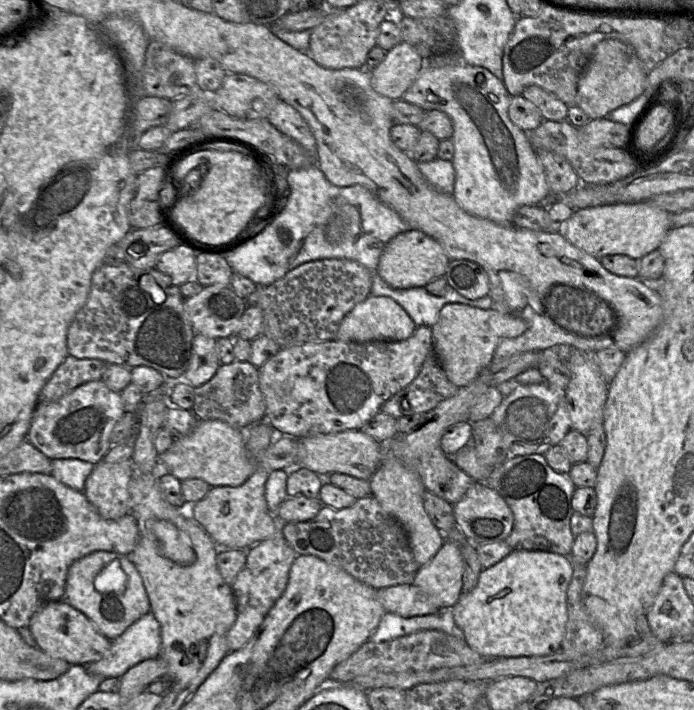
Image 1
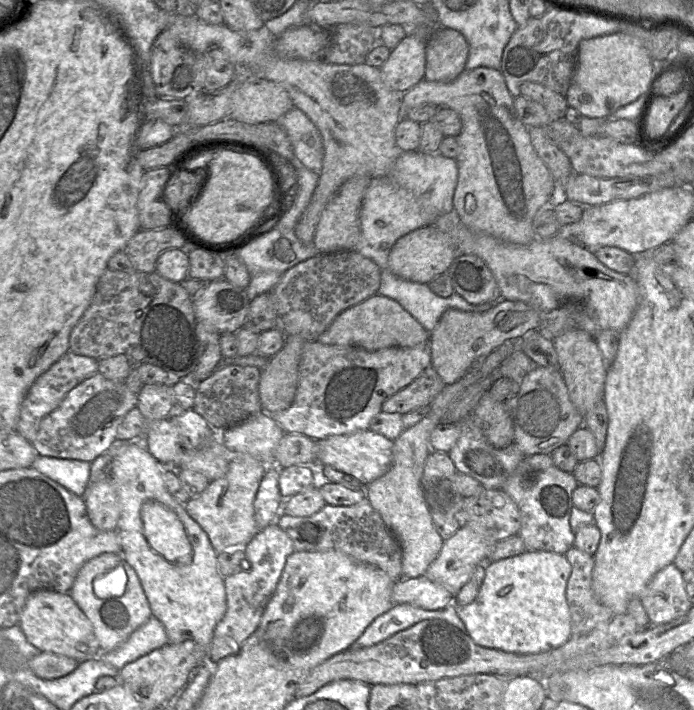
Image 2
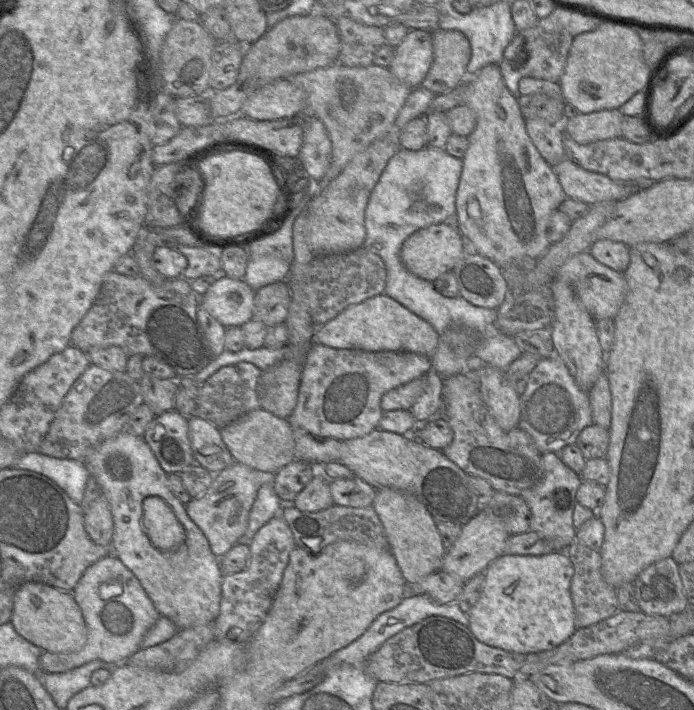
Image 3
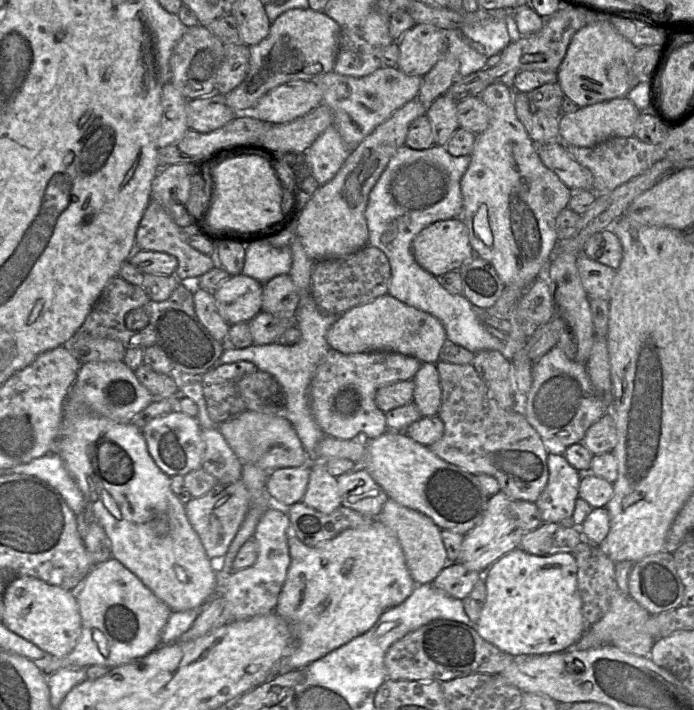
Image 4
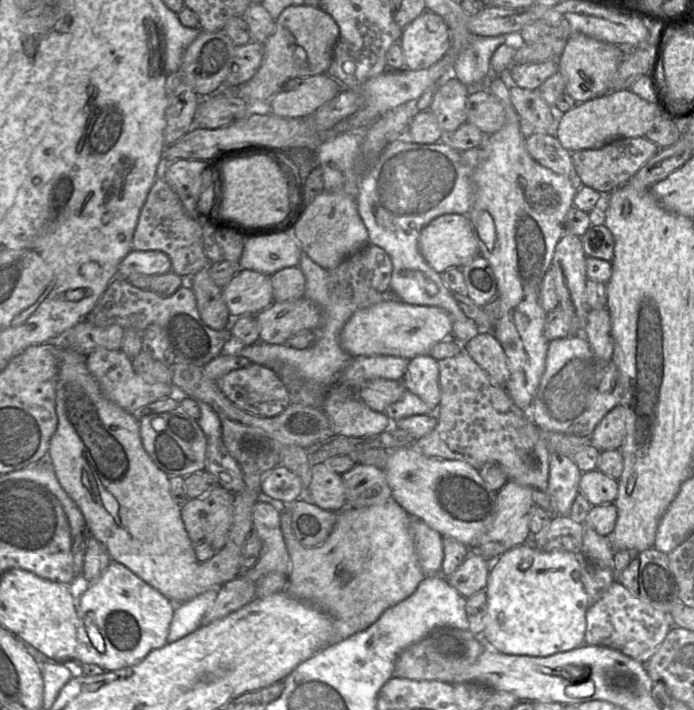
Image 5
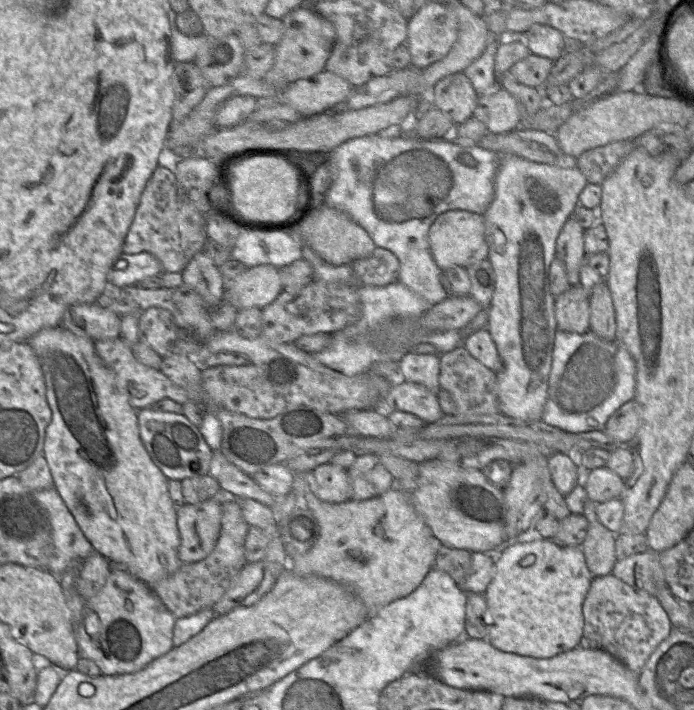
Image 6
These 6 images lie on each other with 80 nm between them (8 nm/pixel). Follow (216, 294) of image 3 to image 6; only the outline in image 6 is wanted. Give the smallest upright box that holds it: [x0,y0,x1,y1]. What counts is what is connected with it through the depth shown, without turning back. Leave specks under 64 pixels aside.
[225,264,283,310]

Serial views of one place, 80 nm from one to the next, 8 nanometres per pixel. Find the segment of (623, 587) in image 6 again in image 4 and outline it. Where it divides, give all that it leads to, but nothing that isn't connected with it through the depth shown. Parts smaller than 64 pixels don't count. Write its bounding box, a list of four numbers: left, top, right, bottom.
[589,590,656,657]

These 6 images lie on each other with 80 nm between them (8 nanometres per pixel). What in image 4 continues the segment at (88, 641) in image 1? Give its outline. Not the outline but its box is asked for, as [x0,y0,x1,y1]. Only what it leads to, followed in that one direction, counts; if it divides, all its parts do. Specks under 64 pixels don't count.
[1,577,81,657]

